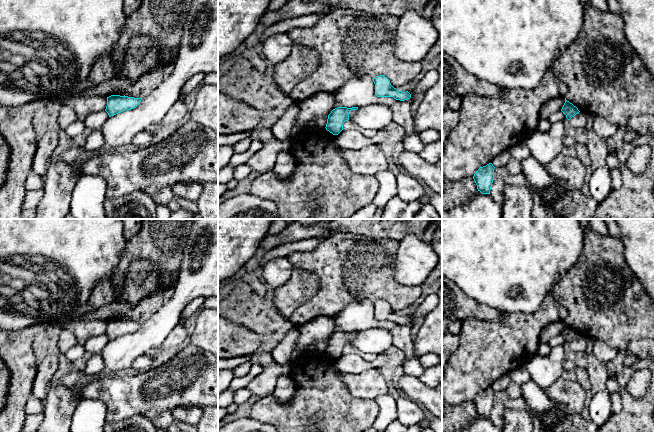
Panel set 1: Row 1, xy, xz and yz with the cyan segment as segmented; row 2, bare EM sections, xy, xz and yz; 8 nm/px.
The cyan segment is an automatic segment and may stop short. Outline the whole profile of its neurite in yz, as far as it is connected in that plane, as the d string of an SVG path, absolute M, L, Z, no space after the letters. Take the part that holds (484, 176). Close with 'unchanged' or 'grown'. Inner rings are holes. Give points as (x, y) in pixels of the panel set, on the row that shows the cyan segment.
M492 163L480 167L473 176L478 191L482 194L490 194L492 183L494 180L494 169Z; unchanged

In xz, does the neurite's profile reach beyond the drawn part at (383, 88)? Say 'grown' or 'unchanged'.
unchanged

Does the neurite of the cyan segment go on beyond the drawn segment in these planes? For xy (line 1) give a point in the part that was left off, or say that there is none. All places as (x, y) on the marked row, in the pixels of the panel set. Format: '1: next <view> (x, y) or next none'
1: next none

